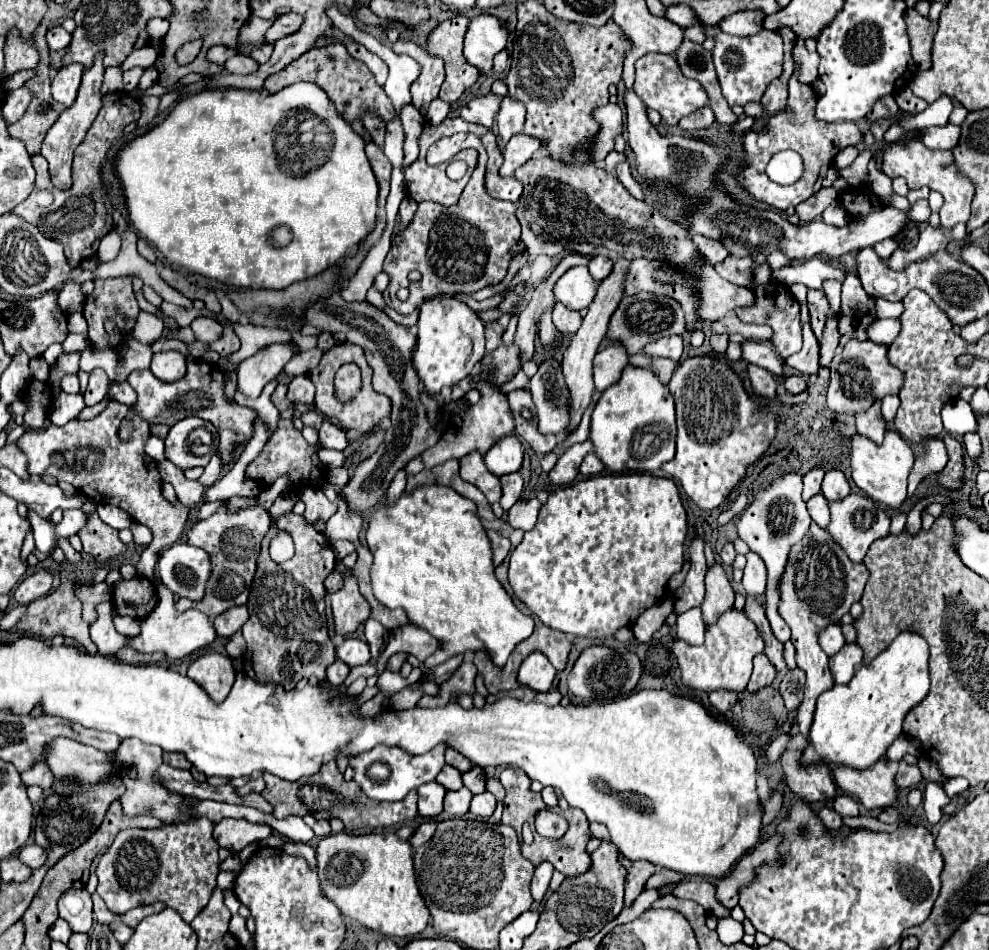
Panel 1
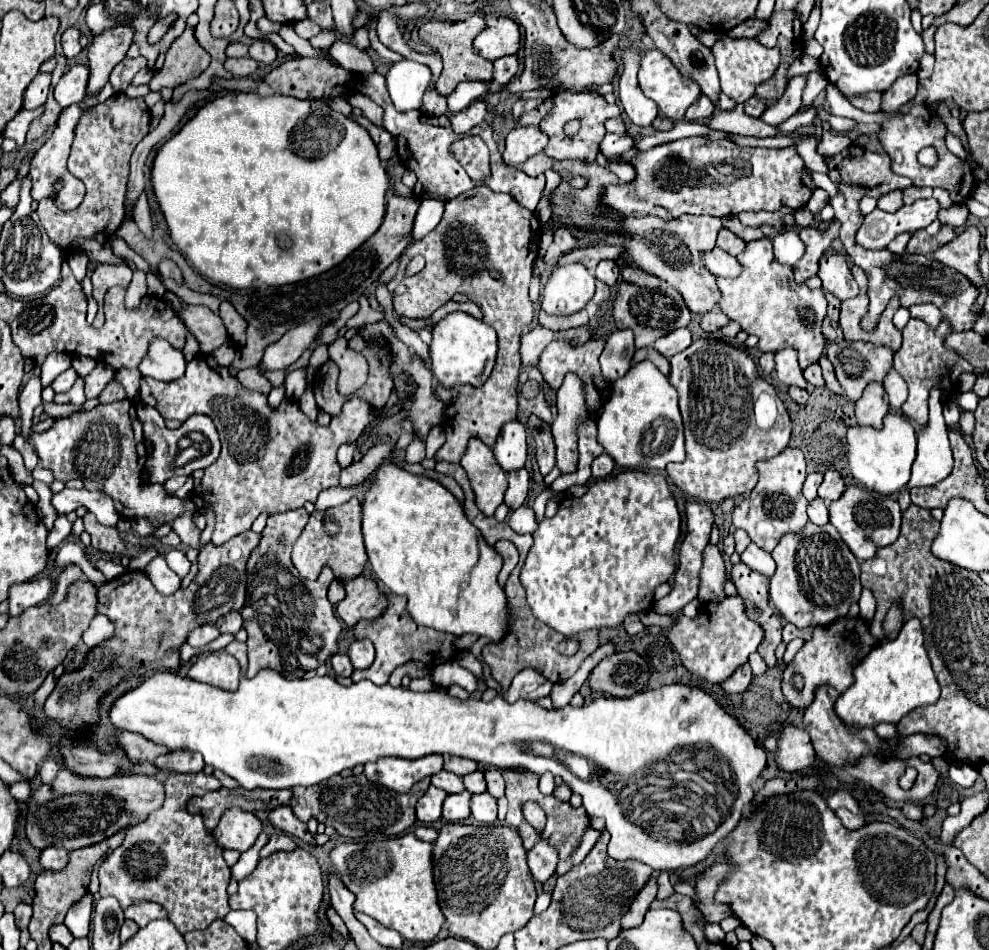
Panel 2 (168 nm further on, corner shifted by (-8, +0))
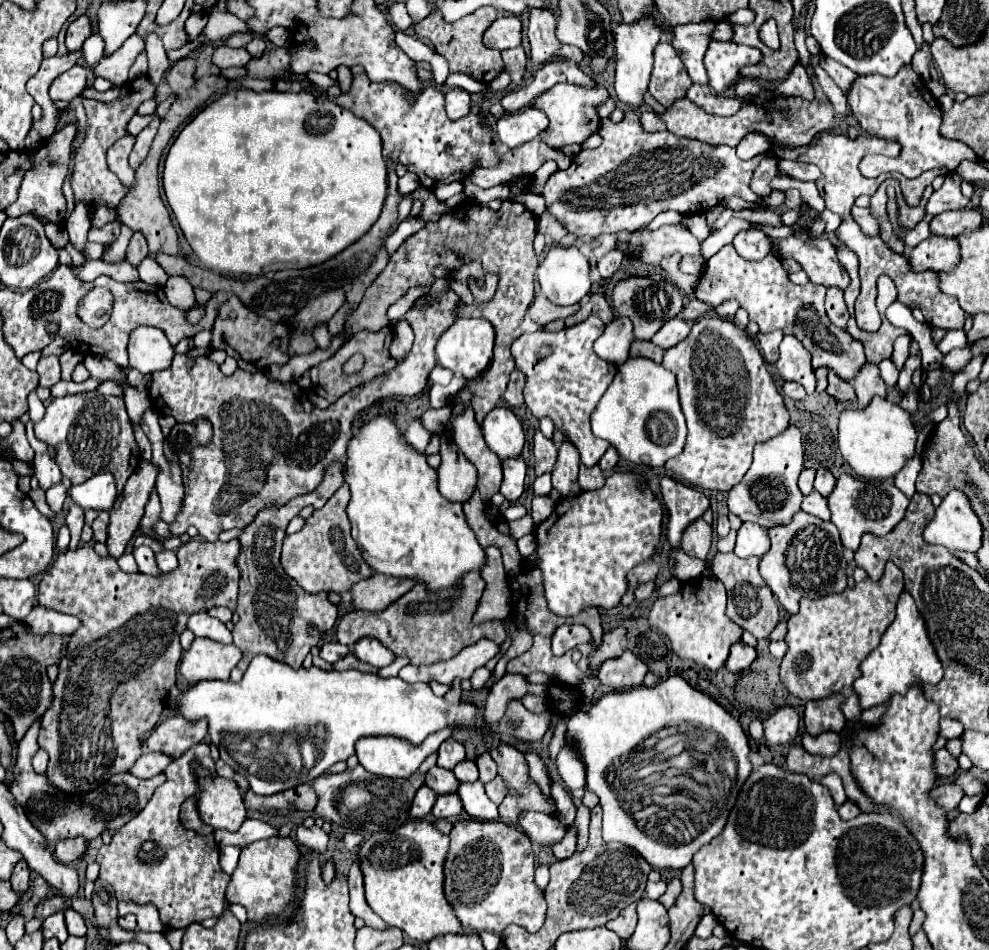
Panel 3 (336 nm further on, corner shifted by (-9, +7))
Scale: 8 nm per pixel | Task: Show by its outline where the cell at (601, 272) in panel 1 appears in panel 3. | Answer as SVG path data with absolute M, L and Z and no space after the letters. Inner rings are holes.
M610 251L608 255L604 255L604 257L596 263L596 267L598 267L600 275L602 275L604 279L606 279L606 277L610 277L610 275L614 275L614 273L618 271L618 267L620 267L622 257L624 257L624 253L622 253L622 251Z

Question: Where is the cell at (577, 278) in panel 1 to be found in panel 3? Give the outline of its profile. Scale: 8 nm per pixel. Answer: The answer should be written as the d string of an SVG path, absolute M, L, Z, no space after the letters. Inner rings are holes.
M576 245L552 247L536 269L540 291L556 305L574 305L590 291L590 263Z

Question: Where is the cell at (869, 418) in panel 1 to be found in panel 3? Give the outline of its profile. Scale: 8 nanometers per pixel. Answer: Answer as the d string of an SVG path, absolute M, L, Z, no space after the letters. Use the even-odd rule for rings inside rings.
M866 363L866 365L858 371L858 375L852 379L852 385L854 385L856 395L858 395L858 407L868 405L868 401L870 401L874 395L886 397L886 385L884 385L884 381L880 379L878 365L876 365L876 363Z

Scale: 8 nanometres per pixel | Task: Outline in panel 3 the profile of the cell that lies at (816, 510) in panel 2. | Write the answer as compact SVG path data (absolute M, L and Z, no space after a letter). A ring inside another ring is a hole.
M812 491L810 495L806 495L806 497L804 497L804 501L802 501L802 511L810 513L810 515L814 515L814 517L822 519L822 521L830 521L828 501L826 501L820 493L816 493L816 491Z

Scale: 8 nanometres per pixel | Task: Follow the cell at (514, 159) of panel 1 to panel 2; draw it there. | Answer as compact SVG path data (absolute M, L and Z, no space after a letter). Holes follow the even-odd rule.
M517 126L507 134L503 160L513 168L521 166L527 158L543 152L547 146L547 136L535 126Z

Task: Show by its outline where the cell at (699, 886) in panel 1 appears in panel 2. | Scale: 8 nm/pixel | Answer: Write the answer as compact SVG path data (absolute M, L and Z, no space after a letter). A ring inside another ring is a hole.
M659 872L659 878L657 878L657 884L659 884L659 892L657 892L657 900L667 900L675 894L673 886L671 886L671 880L669 880L669 872Z

